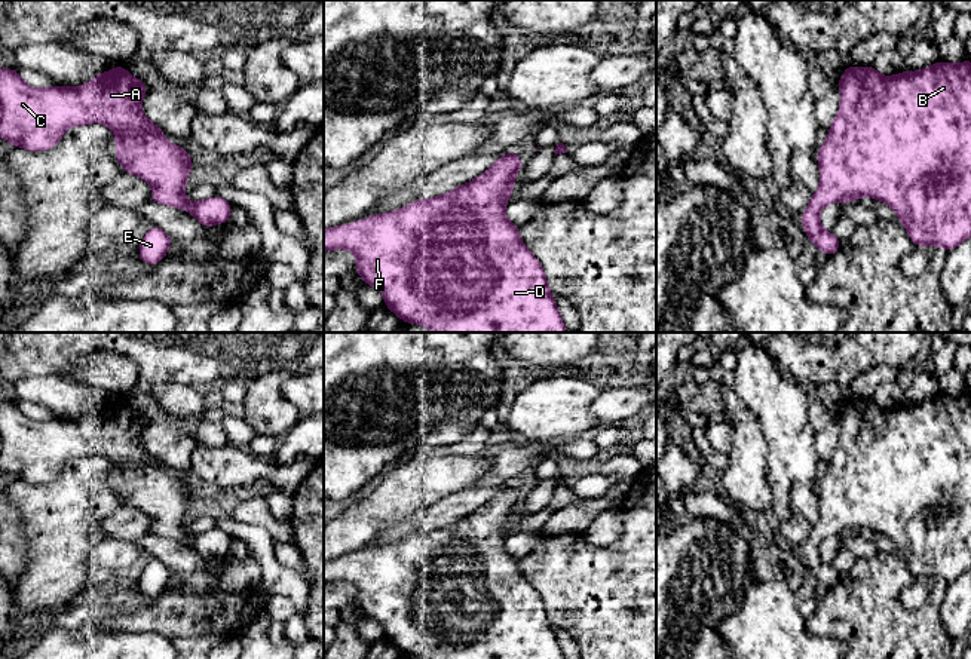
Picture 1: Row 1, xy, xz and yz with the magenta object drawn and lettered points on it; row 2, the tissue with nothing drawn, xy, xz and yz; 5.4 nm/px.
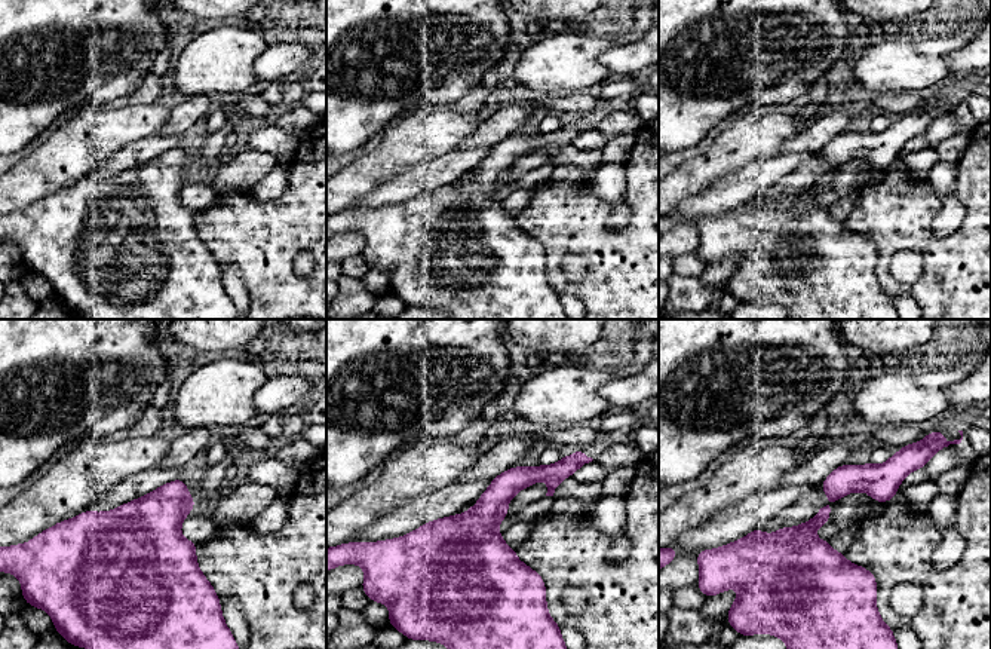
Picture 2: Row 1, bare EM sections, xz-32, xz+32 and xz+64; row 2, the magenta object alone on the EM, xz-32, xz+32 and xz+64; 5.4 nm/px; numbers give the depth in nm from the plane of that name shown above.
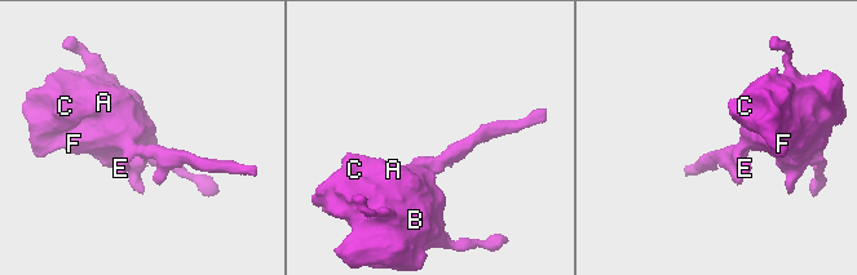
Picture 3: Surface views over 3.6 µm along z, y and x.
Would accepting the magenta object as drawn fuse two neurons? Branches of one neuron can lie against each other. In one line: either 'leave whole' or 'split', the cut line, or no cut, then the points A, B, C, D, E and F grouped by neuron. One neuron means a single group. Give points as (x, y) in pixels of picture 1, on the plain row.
leave whole; cut none; groups A B C D E F

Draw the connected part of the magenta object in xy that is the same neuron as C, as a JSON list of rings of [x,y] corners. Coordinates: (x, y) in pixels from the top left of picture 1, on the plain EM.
[[[123,396],[82,419],[52,417],[49,422],[31,420],[18,408],[18,402],[0,399],[0,471],[27,484],[46,484],[61,473],[67,460],[102,456],[114,463],[116,493],[123,505],[143,511],[154,521],[150,533],[187,542],[205,561],[217,555],[227,557],[233,537],[226,531],[212,528],[208,533],[190,534],[184,530],[186,514],[193,500],[192,490],[187,482],[169,475],[162,466],[163,462],[141,445],[141,433],[147,426],[146,417],[129,407]]]

